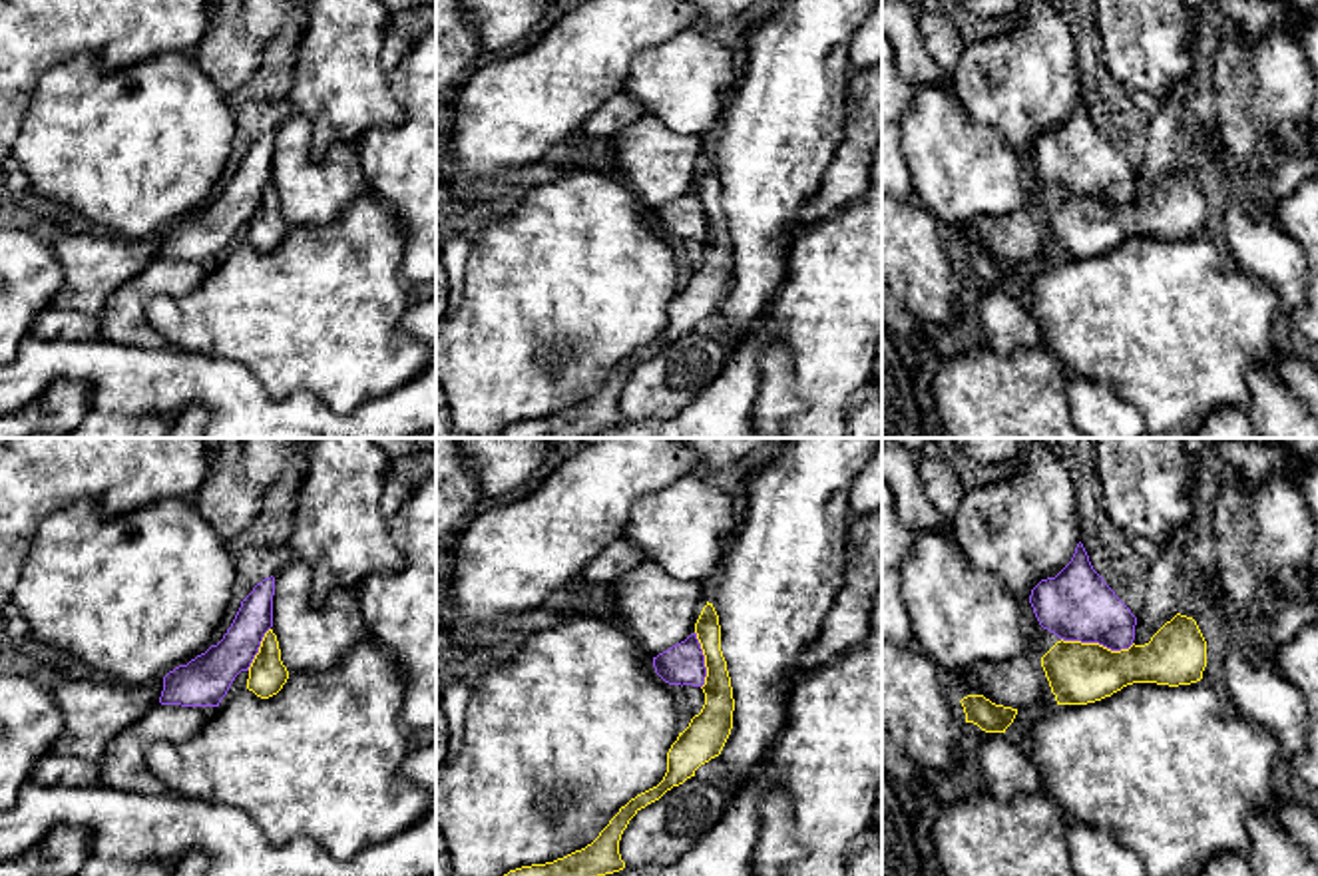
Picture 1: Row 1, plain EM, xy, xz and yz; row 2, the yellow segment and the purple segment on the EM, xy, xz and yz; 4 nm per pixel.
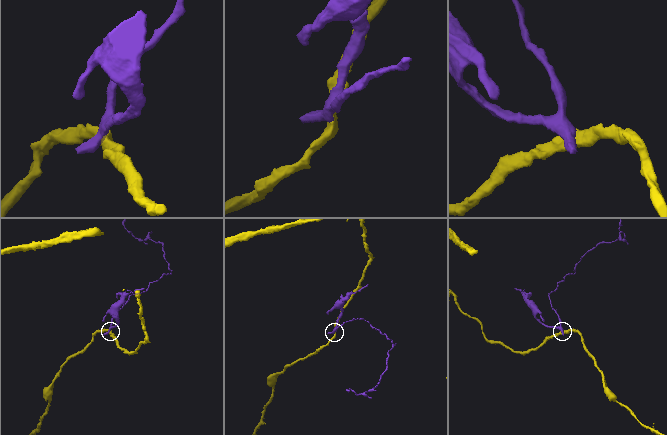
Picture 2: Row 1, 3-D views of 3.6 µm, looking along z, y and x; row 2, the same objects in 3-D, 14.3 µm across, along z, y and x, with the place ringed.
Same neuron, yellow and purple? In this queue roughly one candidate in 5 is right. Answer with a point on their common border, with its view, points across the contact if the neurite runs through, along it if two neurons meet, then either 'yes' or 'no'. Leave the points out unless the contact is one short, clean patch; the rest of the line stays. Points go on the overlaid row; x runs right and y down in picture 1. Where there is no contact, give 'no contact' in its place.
yz (1098, 644) | along yz (1062, 638), (1101, 644), (1111, 650), (1127, 650), (1133, 644) | no

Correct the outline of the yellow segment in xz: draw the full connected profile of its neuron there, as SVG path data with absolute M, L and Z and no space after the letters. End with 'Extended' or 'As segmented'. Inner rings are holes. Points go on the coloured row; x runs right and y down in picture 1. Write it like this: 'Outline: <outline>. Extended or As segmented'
Outline: M707 601L703 607L695 623L695 633L707 667L705 685L701 687L705 705L671 745L663 780L621 806L599 836L585 848L553 862L510 870L504 876L605 876L623 870L625 862L619 854L619 840L629 820L641 808L659 800L667 790L695 776L701 765L721 755L733 729L735 699L727 661L721 651L719 615L713 603Z. As segmented

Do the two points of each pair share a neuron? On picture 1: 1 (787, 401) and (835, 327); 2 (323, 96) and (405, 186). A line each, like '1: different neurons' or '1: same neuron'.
1: different neurons
2: different neurons

